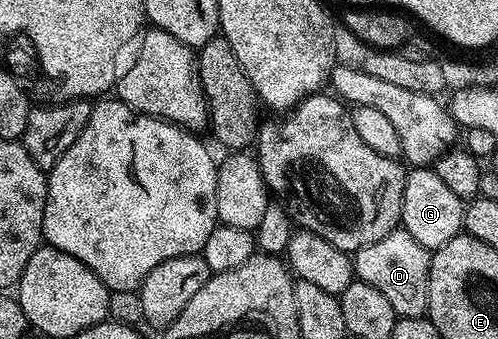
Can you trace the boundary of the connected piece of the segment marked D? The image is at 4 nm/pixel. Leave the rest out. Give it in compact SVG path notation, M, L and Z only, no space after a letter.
M396 229L381 237L381 241L373 241L373 245L365 245L353 255L353 275L365 285L373 285L393 305L396 316L405 319L422 319L427 313L427 282L429 281L429 265L431 251L422 247L408 231Z

